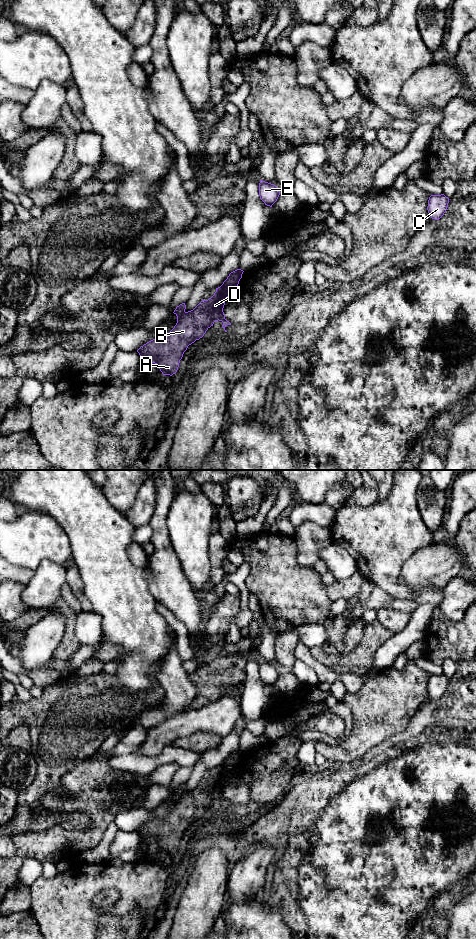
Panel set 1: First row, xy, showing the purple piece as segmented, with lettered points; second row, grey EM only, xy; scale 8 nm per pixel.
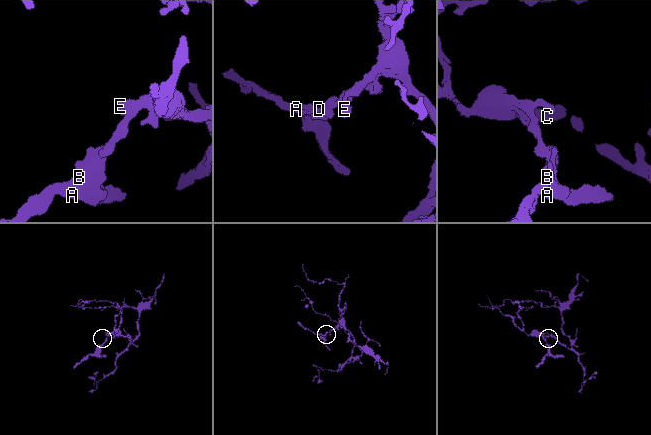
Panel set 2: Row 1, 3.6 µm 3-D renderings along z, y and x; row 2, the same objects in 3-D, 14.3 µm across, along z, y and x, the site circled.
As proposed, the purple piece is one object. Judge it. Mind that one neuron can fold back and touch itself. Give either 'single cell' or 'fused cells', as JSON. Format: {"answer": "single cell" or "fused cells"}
{"answer": "fused cells"}

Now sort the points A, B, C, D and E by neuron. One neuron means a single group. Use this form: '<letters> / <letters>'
A B D / C E

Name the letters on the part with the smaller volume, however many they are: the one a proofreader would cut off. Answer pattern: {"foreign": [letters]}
{"foreign": ["A", "B", "D"]}

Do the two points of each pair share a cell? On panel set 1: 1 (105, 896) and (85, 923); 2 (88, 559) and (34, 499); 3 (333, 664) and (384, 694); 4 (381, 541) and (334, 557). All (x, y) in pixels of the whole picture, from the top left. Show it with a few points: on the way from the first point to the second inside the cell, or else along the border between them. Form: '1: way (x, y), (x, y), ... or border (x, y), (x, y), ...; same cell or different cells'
1: border (110, 888), (93, 899), (99, 910), (98, 928); different cells
2: way (88, 541), (52, 503); same cell
3: border (366, 673), (362, 675); different cells
4: border (332, 543), (342, 547), (352, 557), (359, 570); different cells

